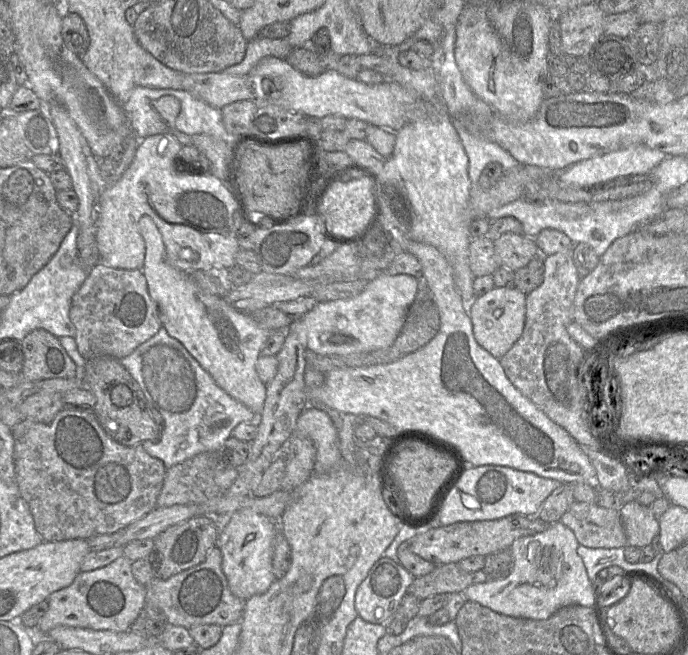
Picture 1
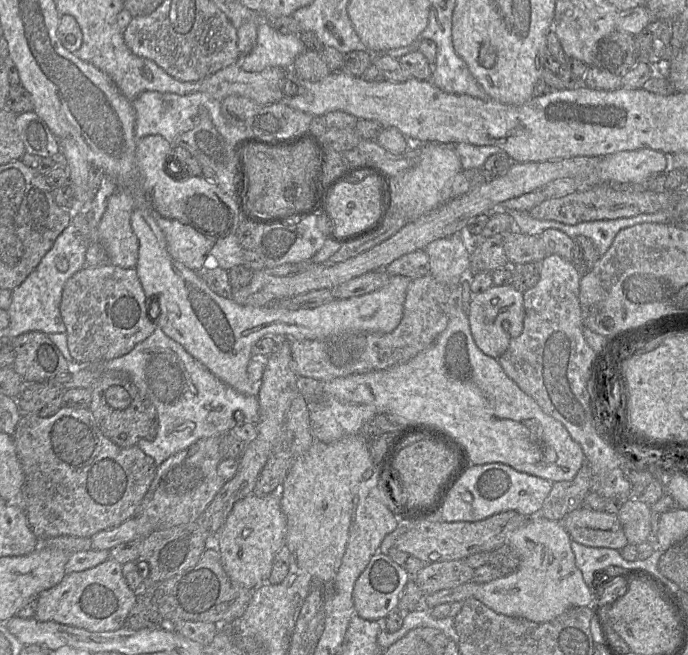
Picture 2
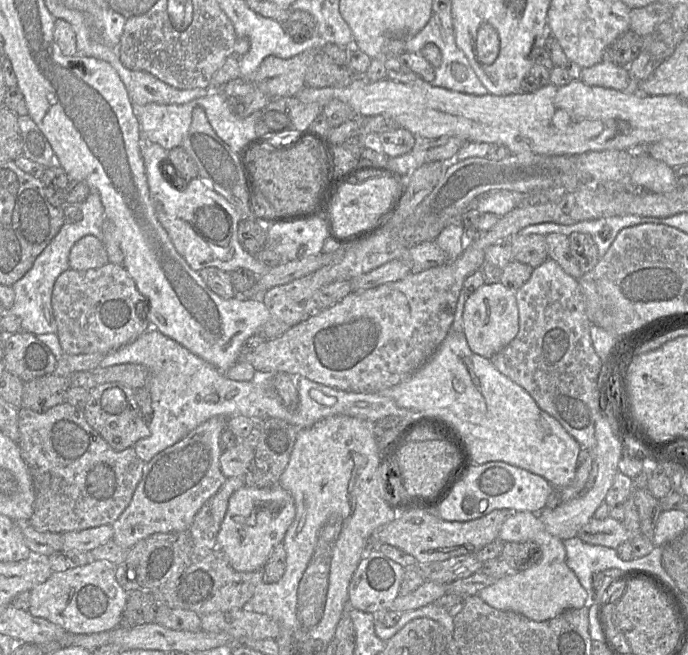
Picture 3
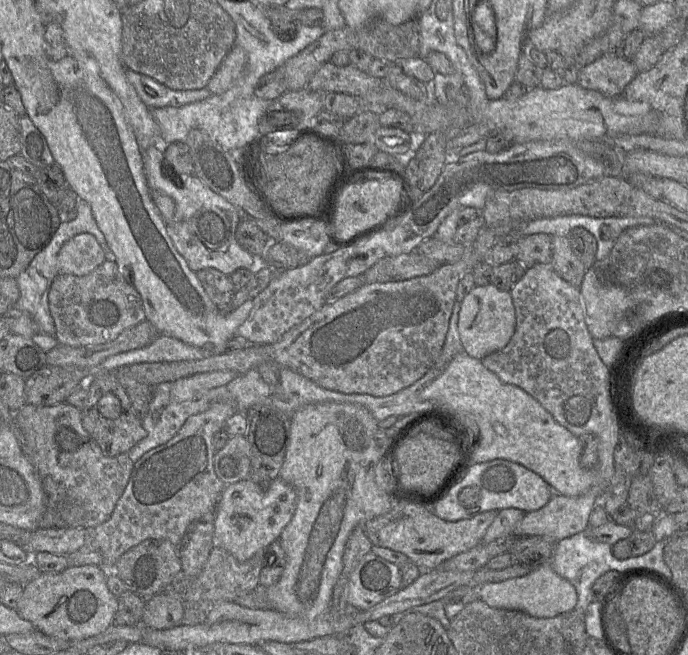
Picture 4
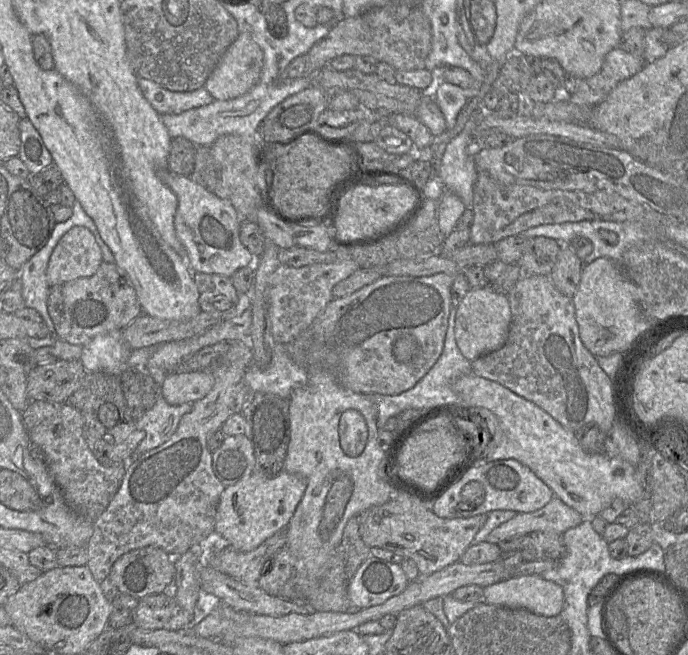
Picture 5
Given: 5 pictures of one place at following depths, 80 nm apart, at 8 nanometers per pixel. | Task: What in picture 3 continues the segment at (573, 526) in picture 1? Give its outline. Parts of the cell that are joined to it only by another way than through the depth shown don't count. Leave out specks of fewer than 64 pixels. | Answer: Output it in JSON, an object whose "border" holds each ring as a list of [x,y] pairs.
{"border":[[[593,517],[579,530],[577,537],[591,545],[616,549],[623,542],[630,540],[630,533],[621,521],[612,517]]]}

